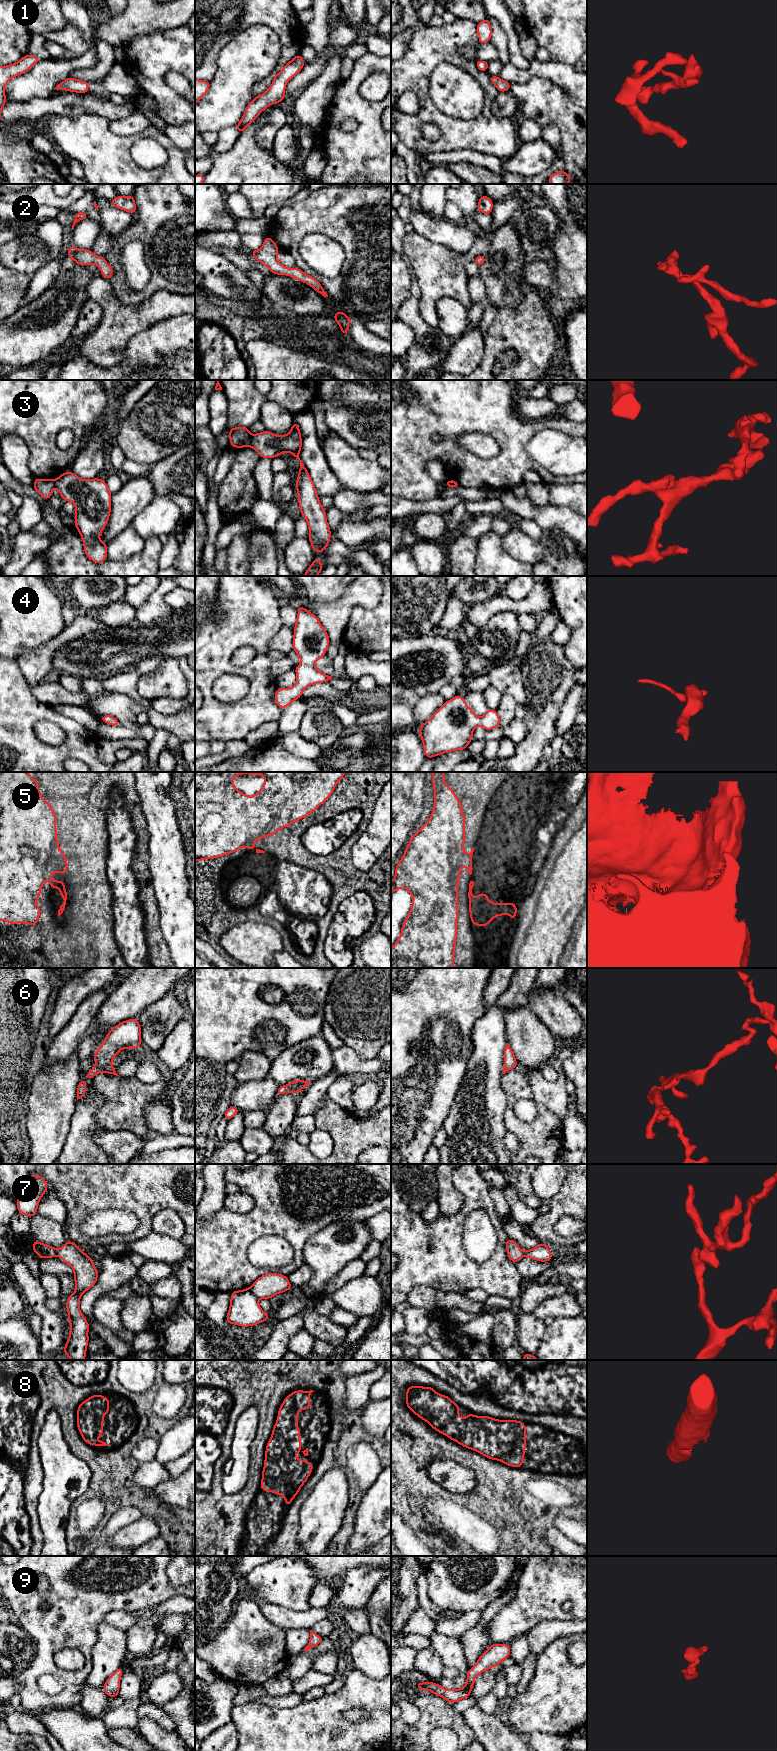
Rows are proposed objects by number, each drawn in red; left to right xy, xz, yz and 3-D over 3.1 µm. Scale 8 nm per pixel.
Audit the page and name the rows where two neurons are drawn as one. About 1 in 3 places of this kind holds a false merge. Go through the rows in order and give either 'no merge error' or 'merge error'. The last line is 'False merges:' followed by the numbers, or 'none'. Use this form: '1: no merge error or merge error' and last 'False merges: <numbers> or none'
1: no merge error
2: no merge error
3: merge error
4: no merge error
5: merge error
6: no merge error
7: merge error
8: no merge error
9: no merge error
False merges: 3, 5, 7

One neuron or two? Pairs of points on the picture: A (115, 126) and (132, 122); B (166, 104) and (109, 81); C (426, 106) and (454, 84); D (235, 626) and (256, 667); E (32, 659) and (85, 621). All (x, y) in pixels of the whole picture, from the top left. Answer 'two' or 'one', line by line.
A: one
B: two
C: two
D: one
E: one

